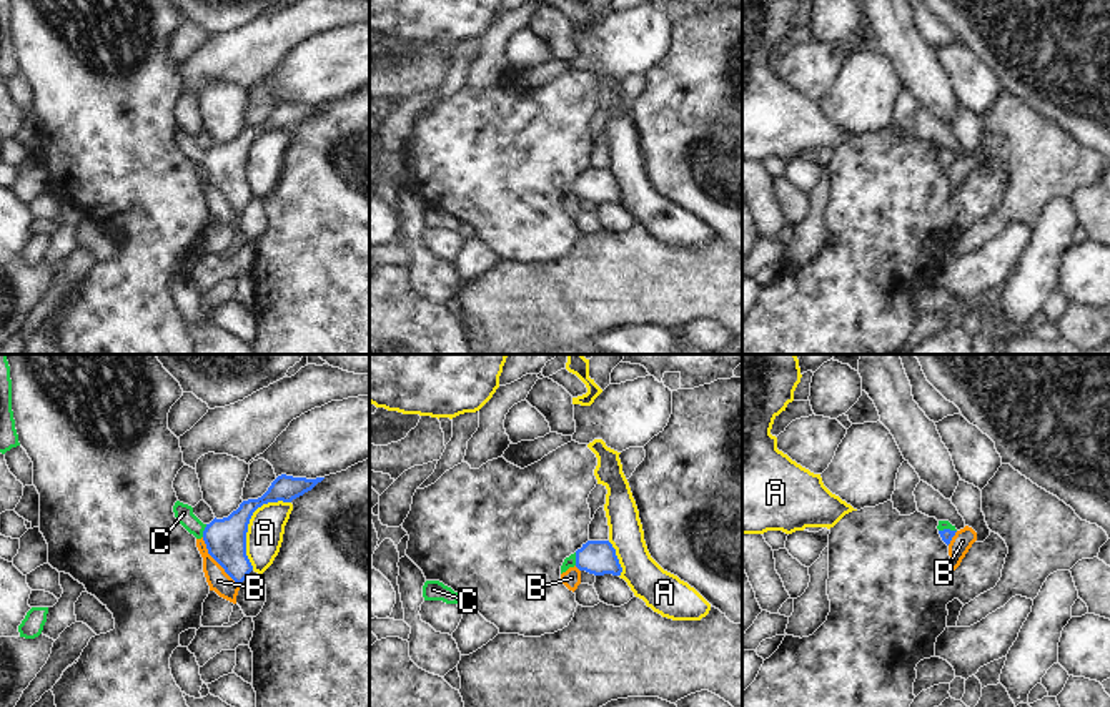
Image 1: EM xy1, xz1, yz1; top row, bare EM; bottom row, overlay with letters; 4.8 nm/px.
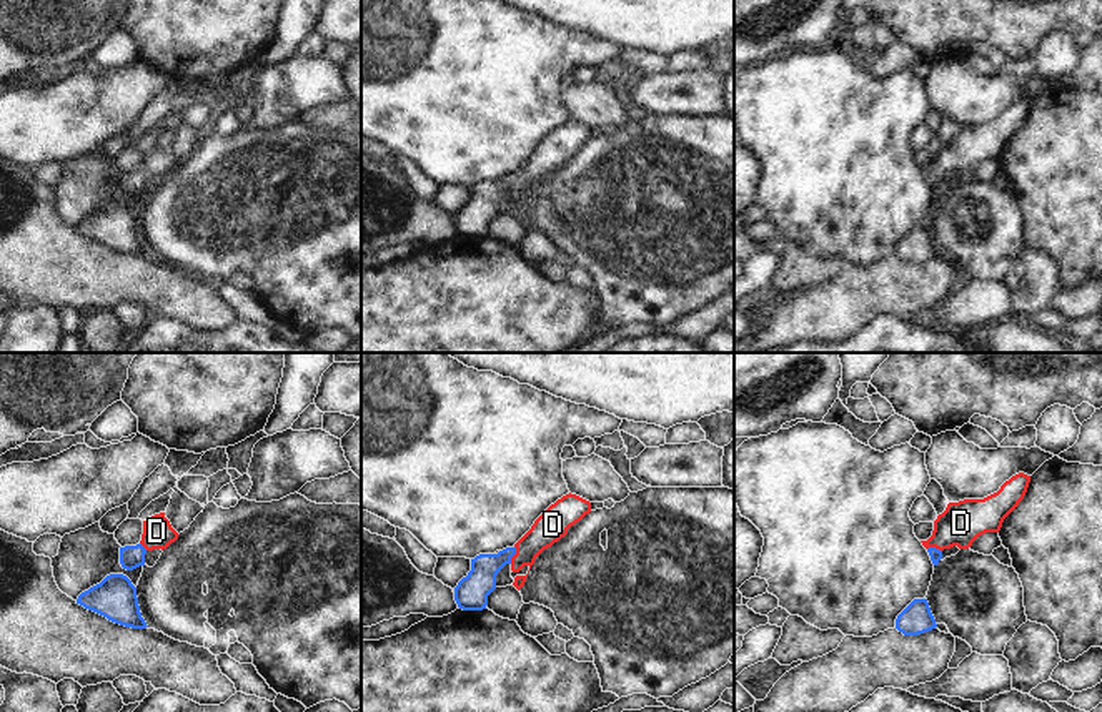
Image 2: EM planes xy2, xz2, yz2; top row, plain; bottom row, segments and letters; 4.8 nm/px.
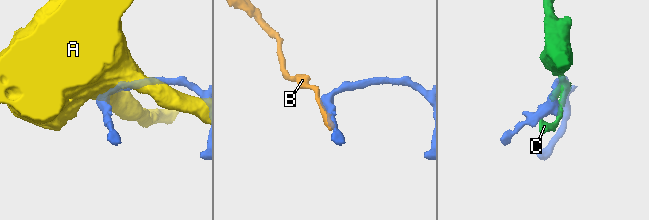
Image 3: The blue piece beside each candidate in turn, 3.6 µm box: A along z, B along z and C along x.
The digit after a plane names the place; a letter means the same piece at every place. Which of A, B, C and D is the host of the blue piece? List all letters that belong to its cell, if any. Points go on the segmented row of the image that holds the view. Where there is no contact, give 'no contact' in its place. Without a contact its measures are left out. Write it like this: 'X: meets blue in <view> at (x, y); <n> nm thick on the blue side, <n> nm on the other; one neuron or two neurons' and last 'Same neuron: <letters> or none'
A: meets blue in xy1 at (248, 523); 200 nm thick on the blue side, 180 nm on the other; two neurons
B: meets blue in xy1 at (217, 561); 200 nm thick on the blue side, 110 nm on the other; two neurons
C: meets blue in xy1 at (203, 531); 200 nm thick on the blue side, 90 nm on the other; one neuron
D: meets blue in xz2 at (515, 553); 150 nm thick on the blue side, 150 nm on the other; two neurons
Same neuron: C

